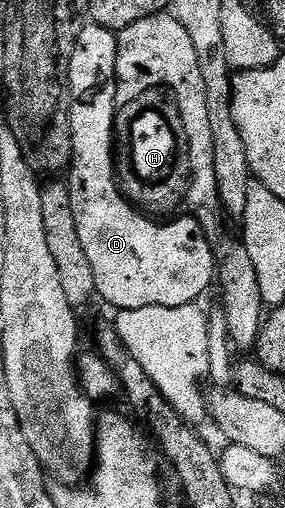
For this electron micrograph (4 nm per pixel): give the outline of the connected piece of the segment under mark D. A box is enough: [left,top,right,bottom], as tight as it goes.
[68,22,216,310]

